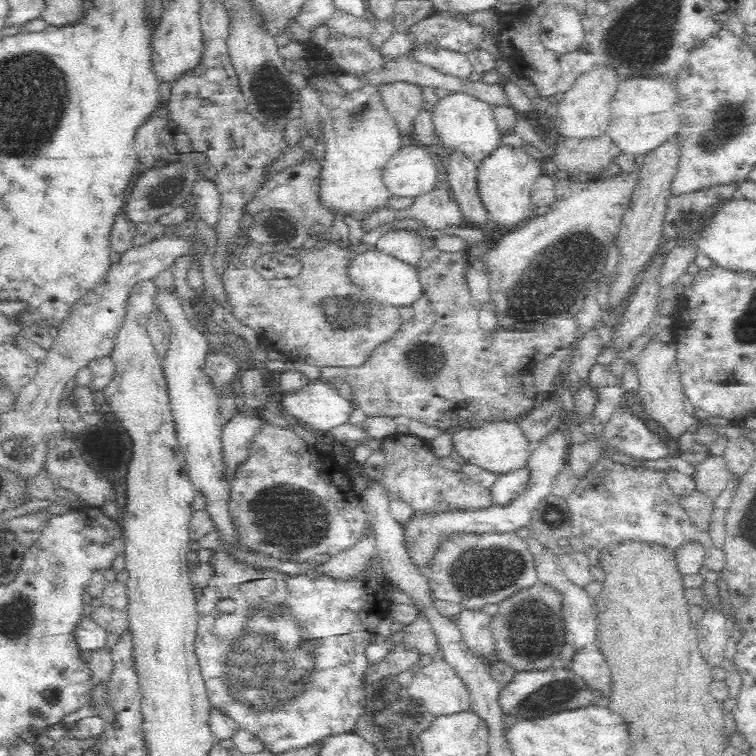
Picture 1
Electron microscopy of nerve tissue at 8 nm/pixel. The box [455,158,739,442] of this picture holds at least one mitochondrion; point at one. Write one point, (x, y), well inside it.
(569, 254)

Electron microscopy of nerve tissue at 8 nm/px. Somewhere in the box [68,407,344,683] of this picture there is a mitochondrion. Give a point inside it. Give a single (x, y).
(290, 519)

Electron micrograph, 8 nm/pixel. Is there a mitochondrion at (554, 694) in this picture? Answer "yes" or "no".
yes

